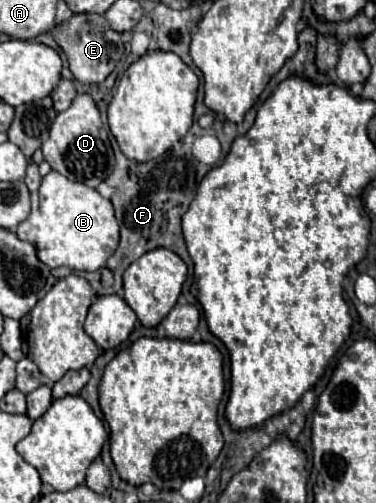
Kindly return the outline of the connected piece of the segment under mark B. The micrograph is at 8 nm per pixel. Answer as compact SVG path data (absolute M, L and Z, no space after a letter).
M51 170L41 188L31 194L31 214L19 224L17 236L31 242L37 258L49 268L67 266L79 272L99 270L119 246L119 224L113 214L113 204L97 190L83 182L71 182L59 172Z

